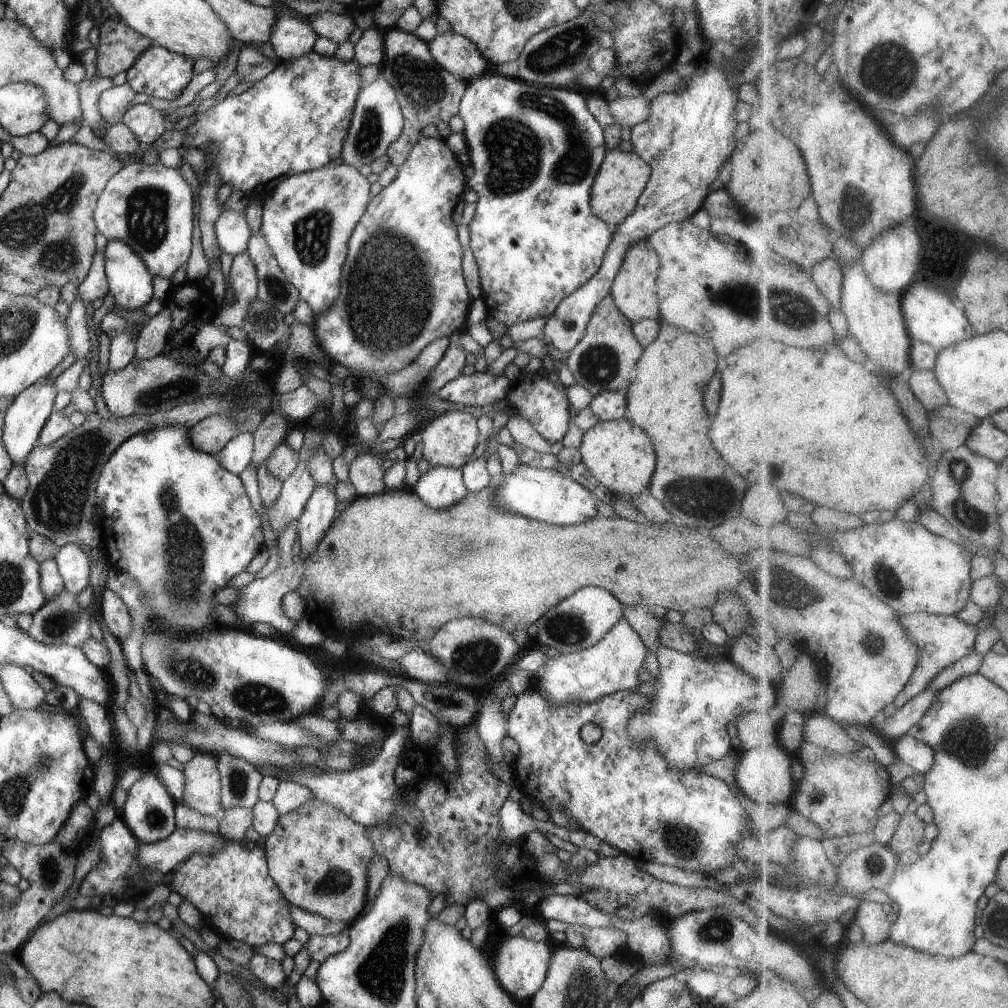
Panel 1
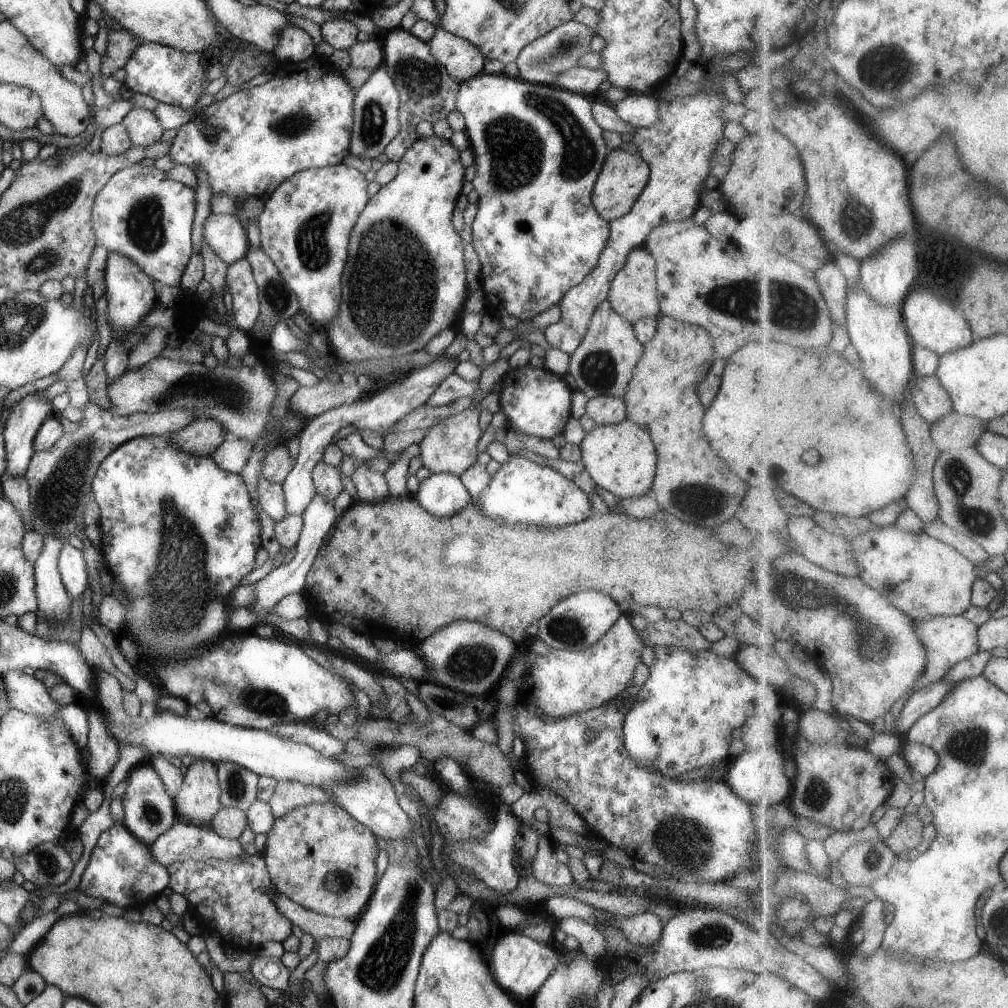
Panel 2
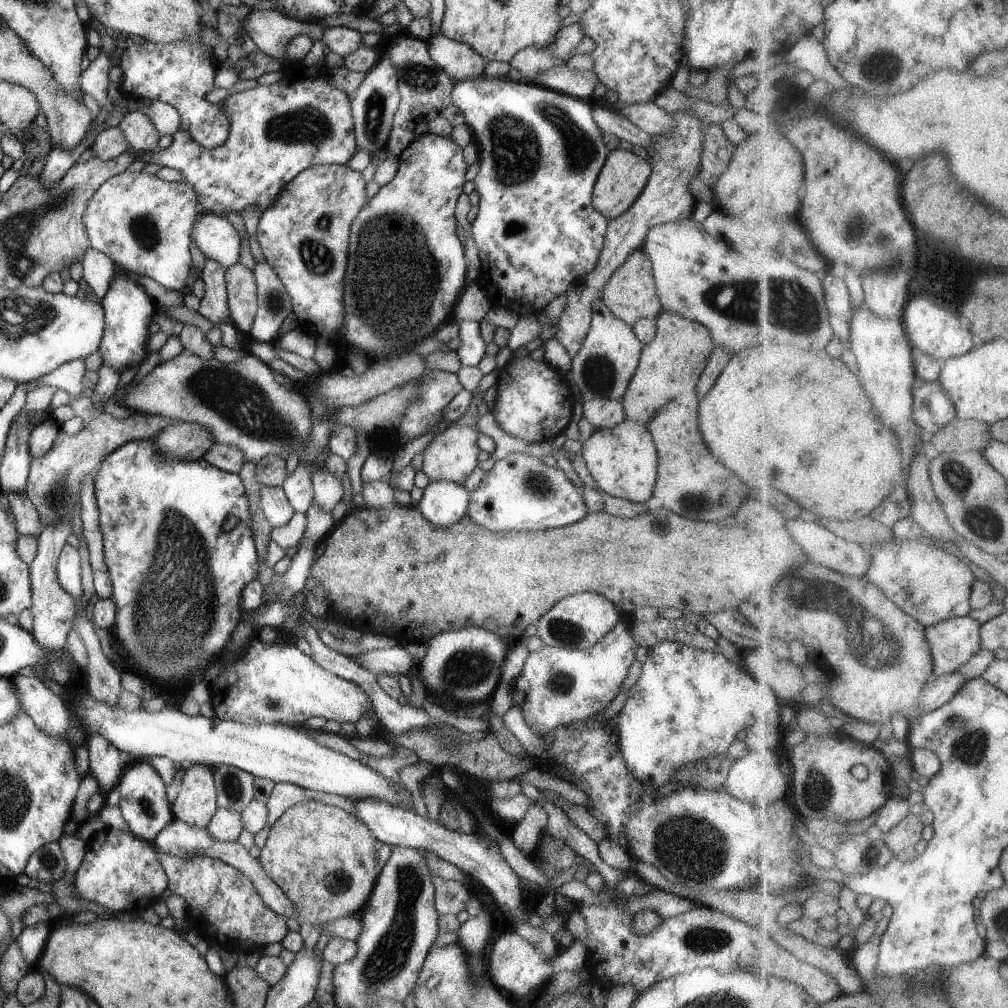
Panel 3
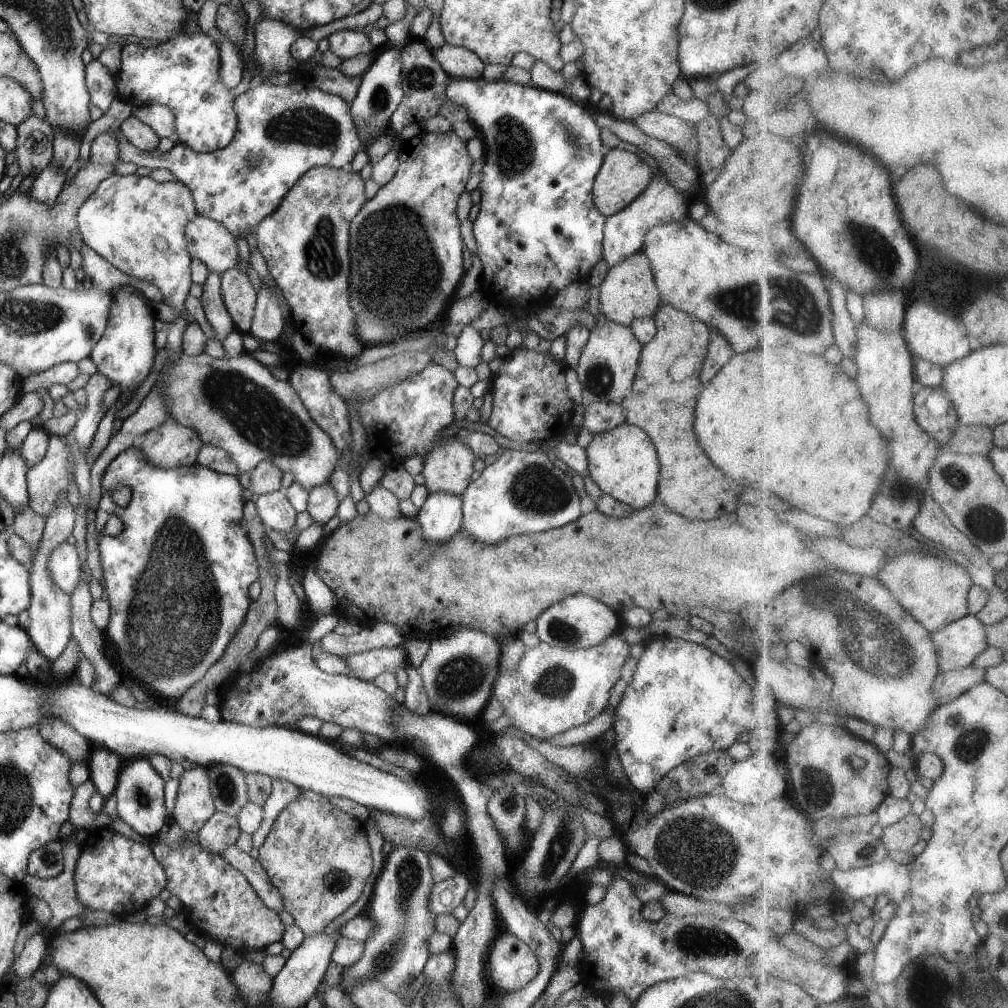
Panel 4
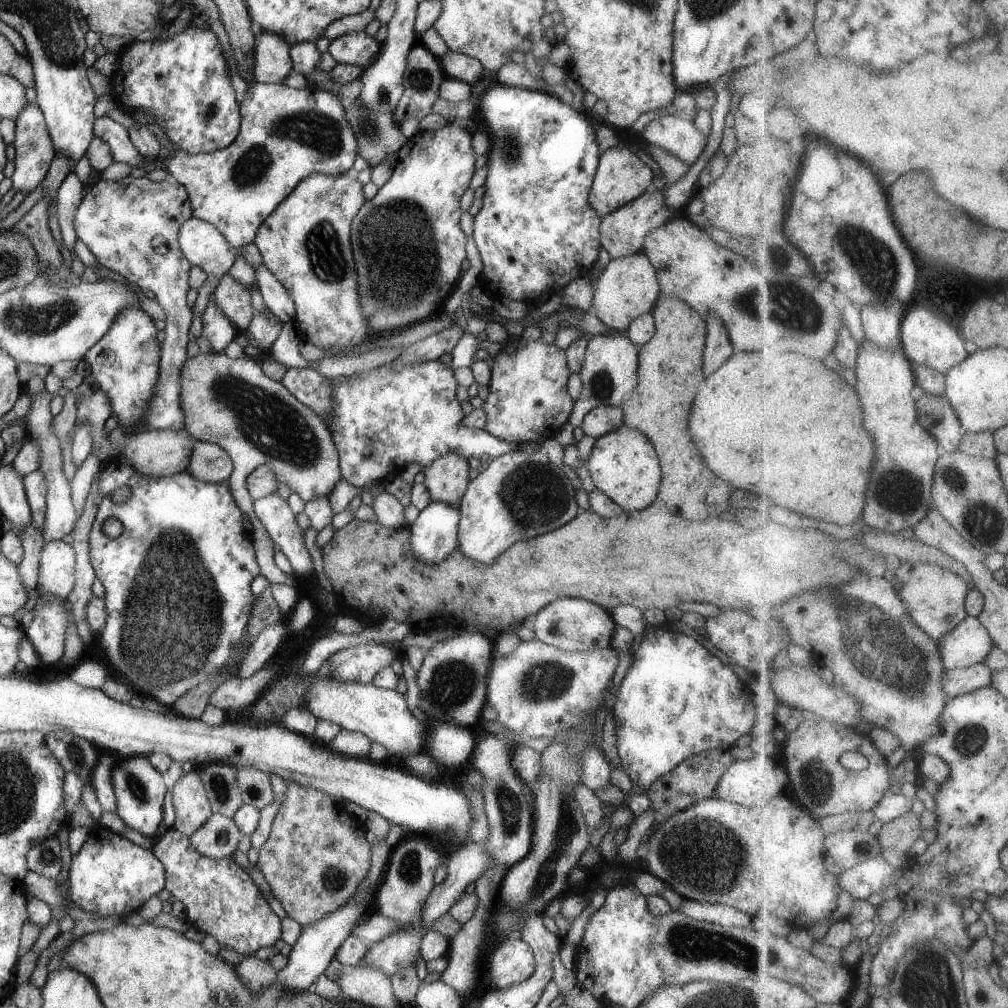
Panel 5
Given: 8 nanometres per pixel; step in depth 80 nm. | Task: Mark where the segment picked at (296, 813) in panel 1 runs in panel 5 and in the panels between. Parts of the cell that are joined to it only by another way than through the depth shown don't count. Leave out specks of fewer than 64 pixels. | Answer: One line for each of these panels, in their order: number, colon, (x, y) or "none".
2: (317, 855)
3: (324, 859)
4: (318, 857)
5: (315, 859)

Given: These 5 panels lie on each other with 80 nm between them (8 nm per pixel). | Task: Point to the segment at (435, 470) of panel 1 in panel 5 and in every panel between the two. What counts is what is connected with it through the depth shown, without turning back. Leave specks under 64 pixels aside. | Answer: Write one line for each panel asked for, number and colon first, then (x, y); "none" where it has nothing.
2: (442, 494)
3: (444, 502)
4: (440, 517)
5: (434, 534)

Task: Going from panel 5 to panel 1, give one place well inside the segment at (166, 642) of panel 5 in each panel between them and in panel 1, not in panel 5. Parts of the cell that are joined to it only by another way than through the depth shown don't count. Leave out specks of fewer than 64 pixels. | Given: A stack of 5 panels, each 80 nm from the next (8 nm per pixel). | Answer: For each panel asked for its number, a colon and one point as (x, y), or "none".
1: (174, 518)
2: (179, 533)
3: (178, 544)
4: (177, 576)

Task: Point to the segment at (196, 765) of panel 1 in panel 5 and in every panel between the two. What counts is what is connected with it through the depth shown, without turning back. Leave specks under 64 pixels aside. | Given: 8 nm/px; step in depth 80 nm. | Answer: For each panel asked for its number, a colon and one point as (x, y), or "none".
2: (198, 800)
3: (196, 803)
4: (194, 804)
5: (192, 806)

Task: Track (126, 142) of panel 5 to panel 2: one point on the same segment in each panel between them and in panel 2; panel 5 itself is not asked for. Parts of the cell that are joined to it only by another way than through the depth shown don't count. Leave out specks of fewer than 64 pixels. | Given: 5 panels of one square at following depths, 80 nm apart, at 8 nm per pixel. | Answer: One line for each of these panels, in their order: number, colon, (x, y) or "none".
2: (259, 137)
3: (276, 131)
4: (283, 130)

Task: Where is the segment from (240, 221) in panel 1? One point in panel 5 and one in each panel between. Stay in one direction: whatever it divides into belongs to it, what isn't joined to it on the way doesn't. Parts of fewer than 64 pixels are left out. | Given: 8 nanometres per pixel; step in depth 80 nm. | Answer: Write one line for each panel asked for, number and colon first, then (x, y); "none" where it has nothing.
2: (224, 233)
3: (218, 239)
4: (210, 241)
5: (203, 244)

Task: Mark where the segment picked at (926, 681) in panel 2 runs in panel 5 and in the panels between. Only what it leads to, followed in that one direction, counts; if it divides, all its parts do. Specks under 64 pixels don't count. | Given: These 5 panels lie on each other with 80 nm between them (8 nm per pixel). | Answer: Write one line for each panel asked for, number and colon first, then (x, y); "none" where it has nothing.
3: (955, 641)
4: (960, 643)
5: (970, 642)

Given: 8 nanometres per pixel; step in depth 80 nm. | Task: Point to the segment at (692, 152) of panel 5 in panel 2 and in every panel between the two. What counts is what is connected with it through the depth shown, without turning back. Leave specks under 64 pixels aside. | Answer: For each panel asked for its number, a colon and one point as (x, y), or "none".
2: (640, 111)
3: (650, 118)
4: (679, 134)

